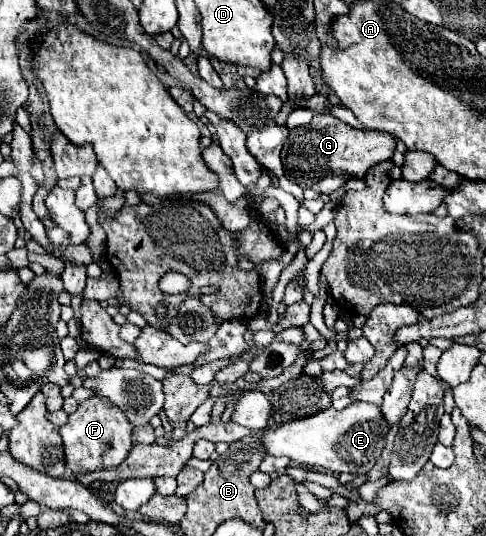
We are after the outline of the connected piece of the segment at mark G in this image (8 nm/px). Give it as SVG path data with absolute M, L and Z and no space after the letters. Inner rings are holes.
M314 113L308 125L294 127L282 147L282 165L294 183L318 193L334 193L348 179L362 179L366 171L382 161L392 159L396 151L394 135L382 131L364 131L346 125L330 113Z

